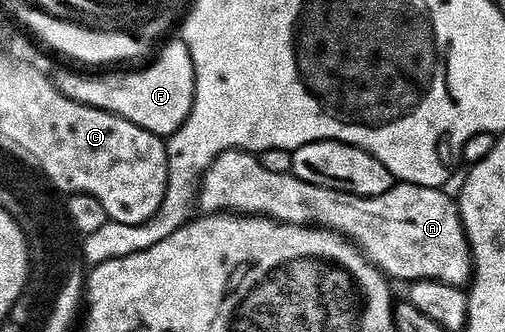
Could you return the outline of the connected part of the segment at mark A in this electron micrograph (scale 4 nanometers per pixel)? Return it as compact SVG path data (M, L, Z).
M230 148L221 152L206 168L196 185L196 204L203 213L228 212L248 216L268 216L282 224L321 226L338 232L356 245L359 252L382 273L394 280L439 280L459 286L465 285L472 275L470 249L466 242L466 231L458 216L458 206L453 195L442 188L395 182L384 194L357 196L351 192L337 192L335 188L322 188L298 180L290 172L276 174L264 170L261 159L255 153L241 148Z

